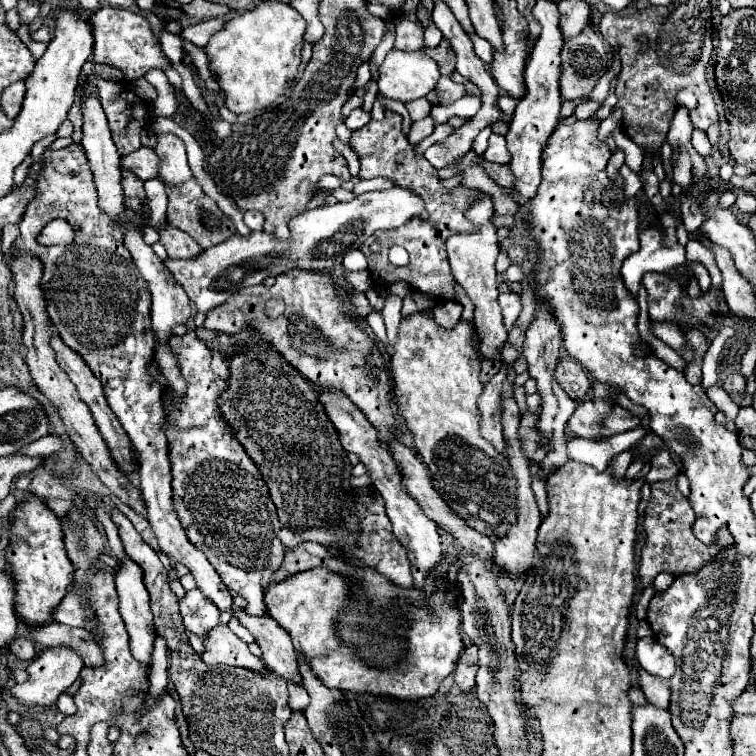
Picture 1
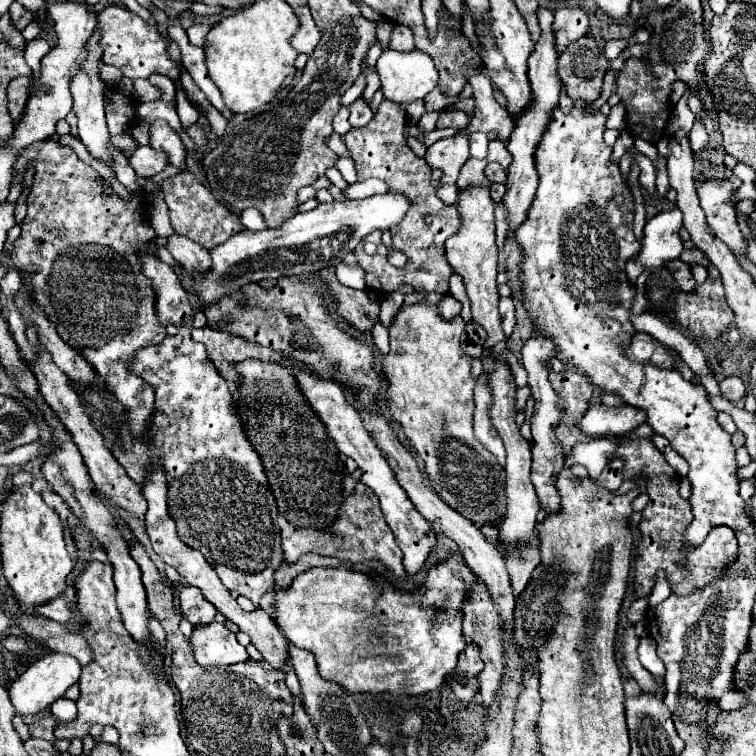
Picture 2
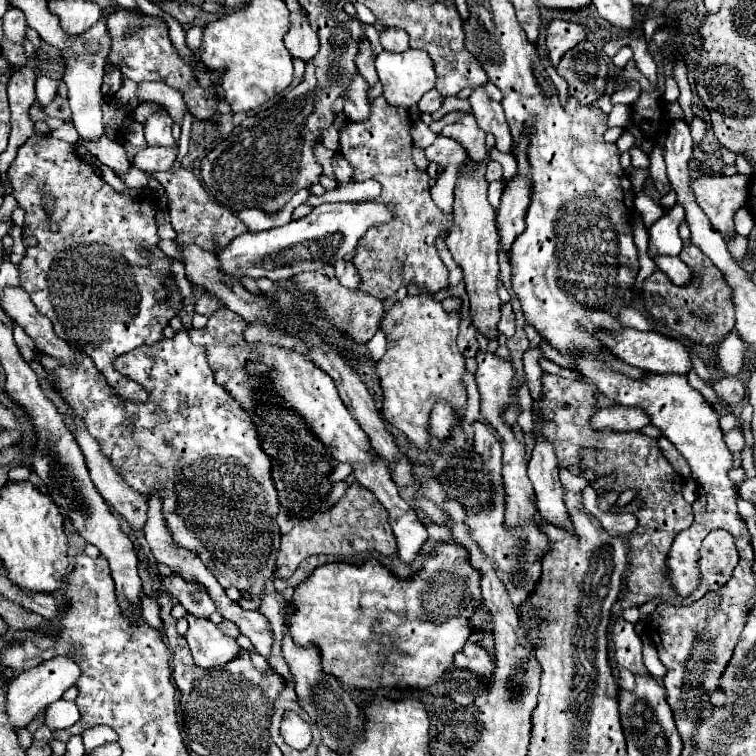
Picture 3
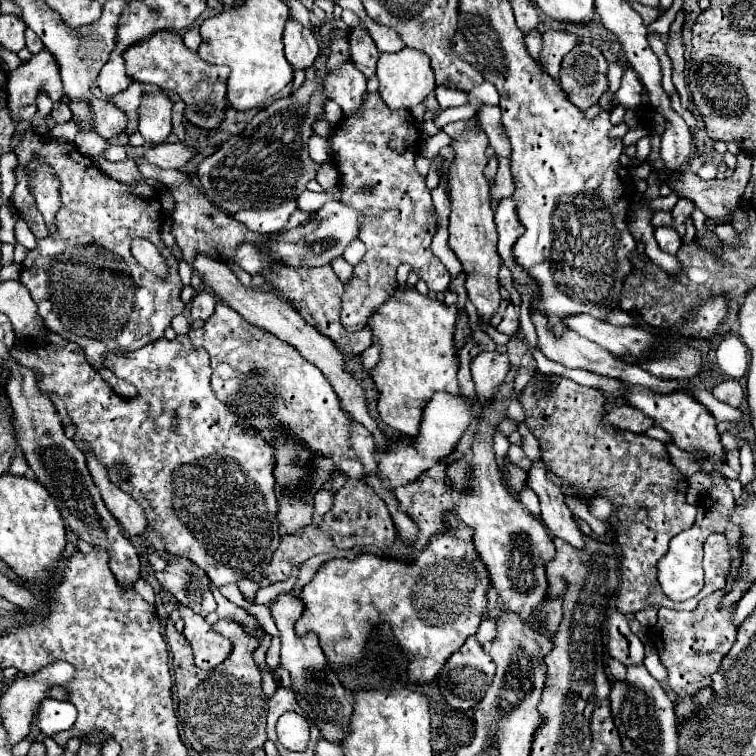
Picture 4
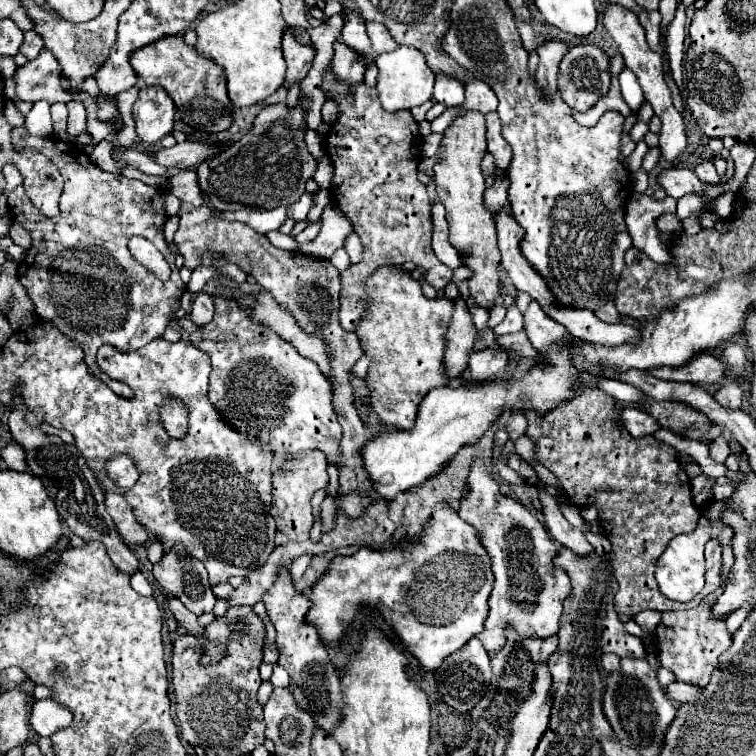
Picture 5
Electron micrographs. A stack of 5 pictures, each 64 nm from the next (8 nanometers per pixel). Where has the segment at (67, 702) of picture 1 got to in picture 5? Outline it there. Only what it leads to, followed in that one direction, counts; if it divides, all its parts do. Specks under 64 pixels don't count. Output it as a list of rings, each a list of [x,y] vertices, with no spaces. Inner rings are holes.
[[[38,700],[32,706],[30,724],[38,736],[52,736],[56,730],[72,724],[72,712],[56,700]]]

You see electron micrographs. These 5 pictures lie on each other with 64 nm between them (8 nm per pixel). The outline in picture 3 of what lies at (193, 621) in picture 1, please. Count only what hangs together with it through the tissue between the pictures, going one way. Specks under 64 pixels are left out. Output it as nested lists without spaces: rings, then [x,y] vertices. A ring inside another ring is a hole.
[[[178,574],[164,578],[162,584],[186,608],[188,614],[192,614],[196,618],[210,618],[210,614],[216,612],[216,606],[208,598],[208,594],[206,594],[206,590],[204,590],[202,584],[186,582]]]

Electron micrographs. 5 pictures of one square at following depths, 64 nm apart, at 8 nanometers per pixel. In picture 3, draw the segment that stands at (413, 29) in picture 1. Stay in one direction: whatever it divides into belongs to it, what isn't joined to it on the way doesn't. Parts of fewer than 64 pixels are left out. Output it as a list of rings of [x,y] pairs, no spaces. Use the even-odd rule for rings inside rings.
[[[386,28],[386,32],[380,34],[380,42],[382,42],[384,50],[388,50],[388,52],[404,52],[410,48],[408,32],[404,32],[400,28]]]

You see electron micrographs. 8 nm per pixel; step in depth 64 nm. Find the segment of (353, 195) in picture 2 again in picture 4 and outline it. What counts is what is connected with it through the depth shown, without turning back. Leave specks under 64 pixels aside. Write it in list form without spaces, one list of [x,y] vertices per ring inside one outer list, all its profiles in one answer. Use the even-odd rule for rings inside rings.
[[[334,186],[330,190],[324,190],[320,194],[314,192],[302,192],[298,198],[298,208],[306,210],[306,212],[316,212],[320,206],[324,206],[330,200],[340,200],[342,198],[342,186]]]

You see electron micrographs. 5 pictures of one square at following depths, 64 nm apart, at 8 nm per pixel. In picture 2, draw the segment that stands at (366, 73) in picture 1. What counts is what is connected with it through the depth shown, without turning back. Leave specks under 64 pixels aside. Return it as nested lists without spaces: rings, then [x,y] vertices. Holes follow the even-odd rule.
[[[362,72],[355,83],[341,96],[342,106],[349,106],[352,104],[363,92],[366,86],[365,75]]]

